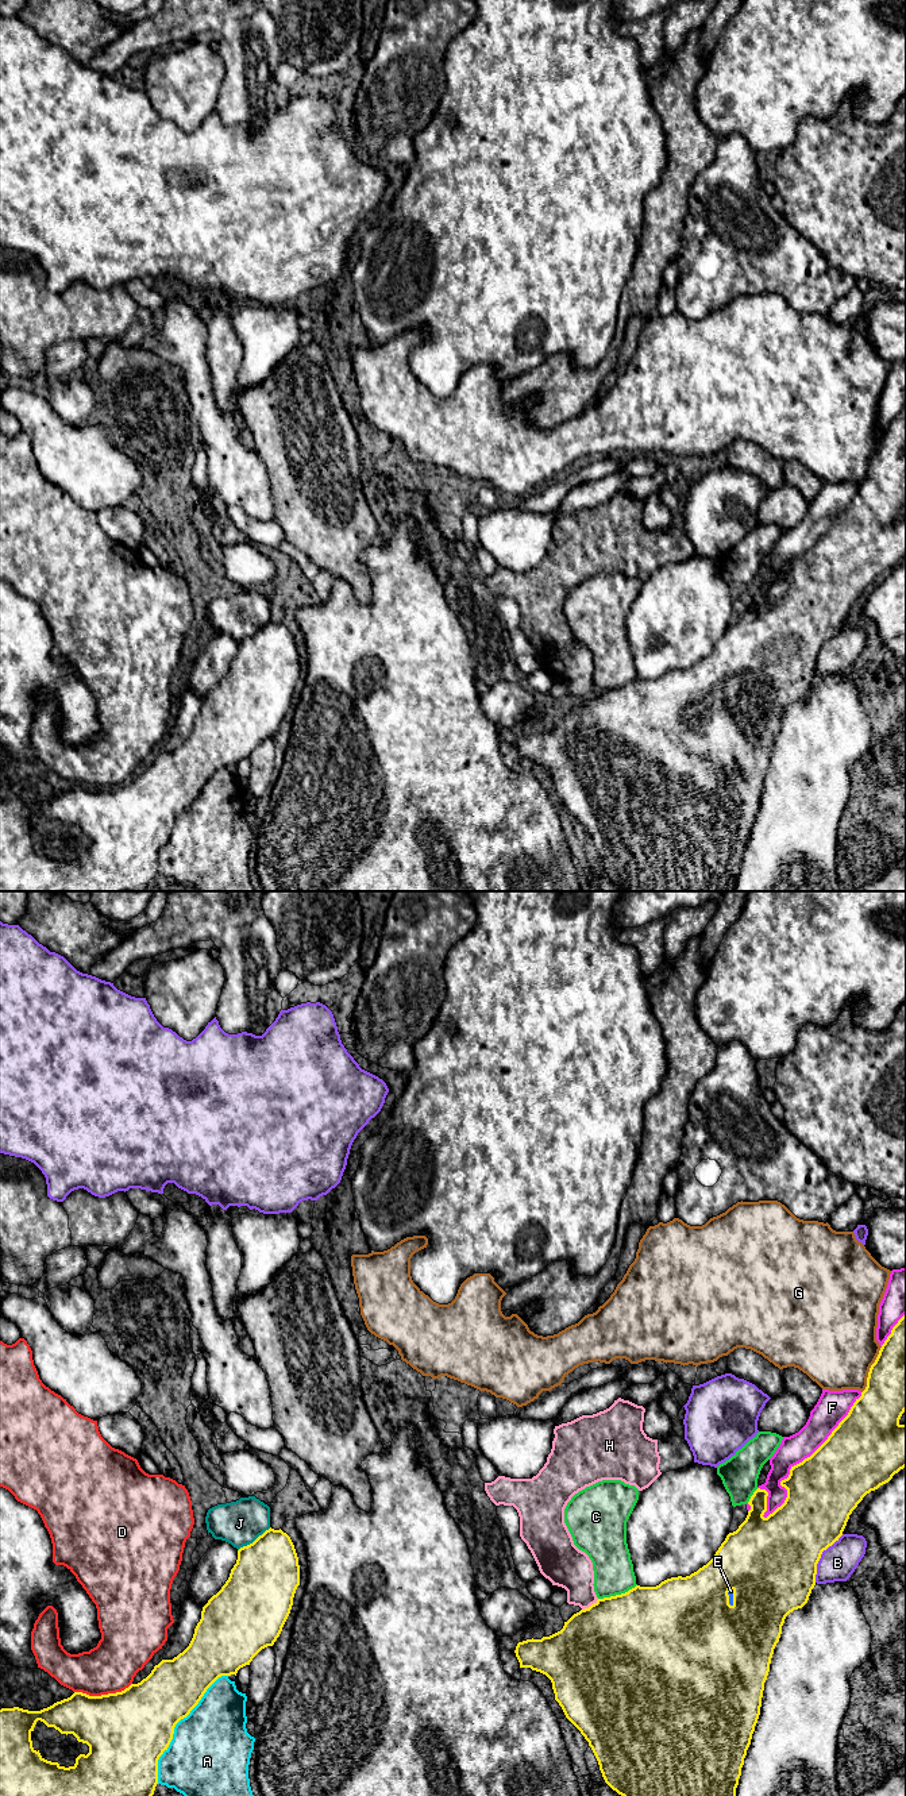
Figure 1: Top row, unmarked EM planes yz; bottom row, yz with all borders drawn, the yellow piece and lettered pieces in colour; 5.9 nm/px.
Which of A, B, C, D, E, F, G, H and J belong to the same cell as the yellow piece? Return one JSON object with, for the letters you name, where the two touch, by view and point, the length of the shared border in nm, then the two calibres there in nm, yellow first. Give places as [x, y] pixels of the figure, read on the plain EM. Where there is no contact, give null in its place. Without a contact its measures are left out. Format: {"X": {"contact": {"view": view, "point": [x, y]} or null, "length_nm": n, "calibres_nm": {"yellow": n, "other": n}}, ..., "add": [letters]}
{"E": {"contact": {"view": "yz", "point": [733, 690]}, "length_nm": 110, "calibres_nm": {"yellow": 480, "other": 30}}, "add": ["E"]}

